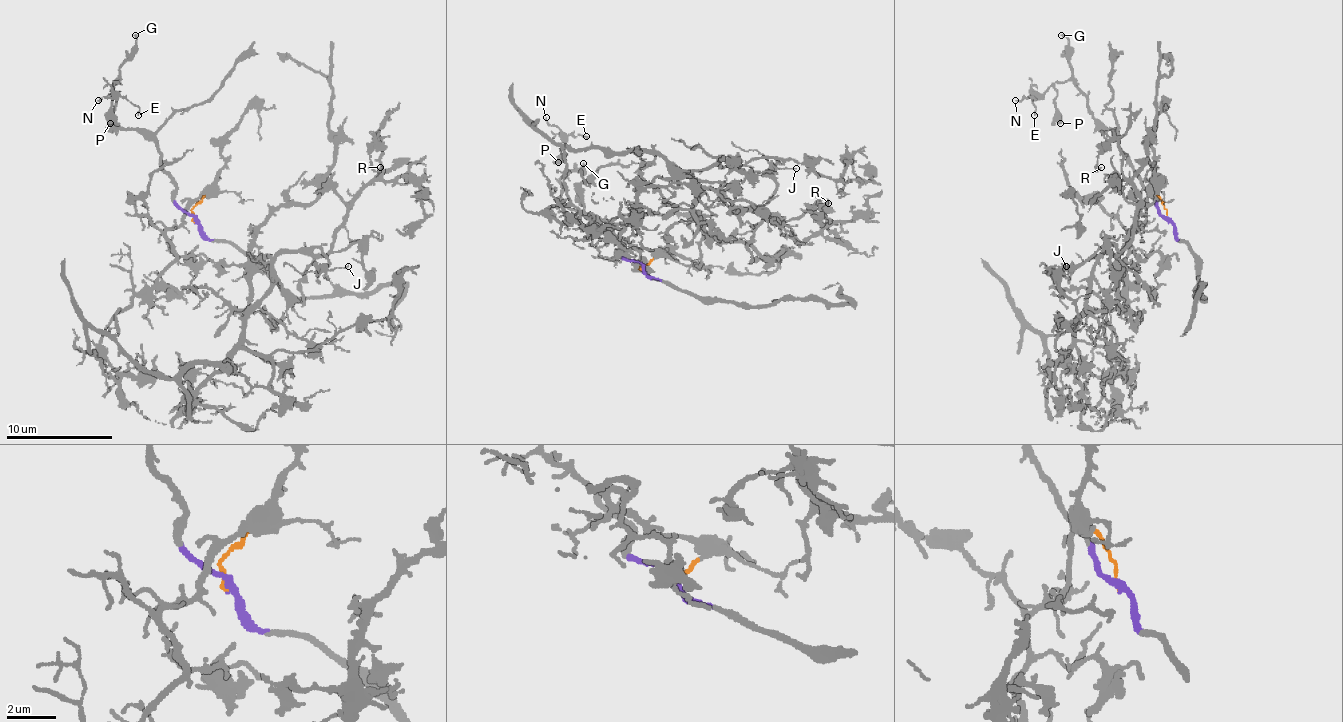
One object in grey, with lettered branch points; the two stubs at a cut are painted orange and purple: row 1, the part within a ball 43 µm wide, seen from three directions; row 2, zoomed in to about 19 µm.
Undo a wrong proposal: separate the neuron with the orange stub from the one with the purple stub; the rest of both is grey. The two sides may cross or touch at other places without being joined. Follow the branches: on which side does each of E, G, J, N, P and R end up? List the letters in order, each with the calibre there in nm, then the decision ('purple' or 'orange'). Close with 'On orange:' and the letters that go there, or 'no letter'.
E: 110 nm | purple
G: 150 nm | purple
J: 100 nm | orange
N: 120 nm | purple
P: 550 nm | purple
R: 130 nm | orange
On orange: J, R

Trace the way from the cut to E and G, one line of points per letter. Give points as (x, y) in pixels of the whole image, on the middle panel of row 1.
E: (641, 269), (623, 256), (623, 245), (609, 226), (564, 202), (566, 162), (561, 157), (566, 138), (585, 136)
G: (641, 269), (623, 256), (623, 245), (609, 226), (572, 210), (561, 197), (561, 178), (582, 170), (582, 162)

